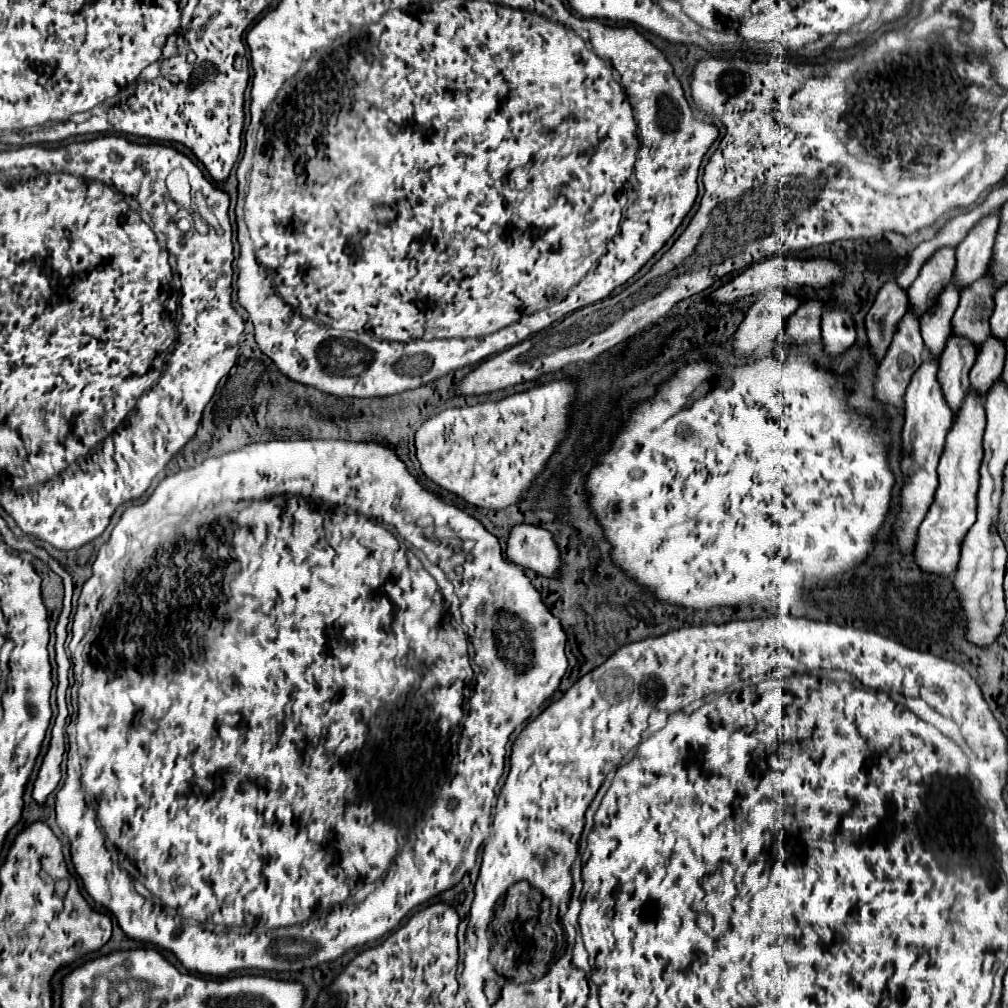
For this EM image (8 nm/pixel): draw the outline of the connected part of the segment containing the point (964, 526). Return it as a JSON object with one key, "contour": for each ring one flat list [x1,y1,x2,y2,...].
{"contour":[[970,392,946,436,944,454,938,466,938,490,918,530,914,562,926,574,948,576,956,570,960,558,960,542,964,540,964,534,970,530,970,526,976,522,976,492,980,478,978,470,982,464,984,426,986,426,986,412,982,400,974,392]]}

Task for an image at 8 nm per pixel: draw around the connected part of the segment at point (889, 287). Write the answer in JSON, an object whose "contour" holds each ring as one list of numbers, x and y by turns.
{"contour":[[896,280,886,282,876,296,868,316,866,316,866,334,874,358,880,362,892,342,892,336,898,328,898,322,908,312,908,296,898,288]]}

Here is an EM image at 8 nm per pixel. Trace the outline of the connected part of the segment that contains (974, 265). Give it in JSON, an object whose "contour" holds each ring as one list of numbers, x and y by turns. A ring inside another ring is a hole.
{"contour":[[992,214,980,220,964,238,964,242,956,248,956,268,952,284,958,290,968,288,970,282,980,280,980,276,984,276,984,272,988,270,998,224,1000,214]]}

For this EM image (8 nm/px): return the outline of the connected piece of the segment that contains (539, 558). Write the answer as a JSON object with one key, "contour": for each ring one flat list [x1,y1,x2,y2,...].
{"contour":[[518,524,508,538,506,556,510,562,530,568,546,578,560,578,560,548,554,536,538,526]]}

